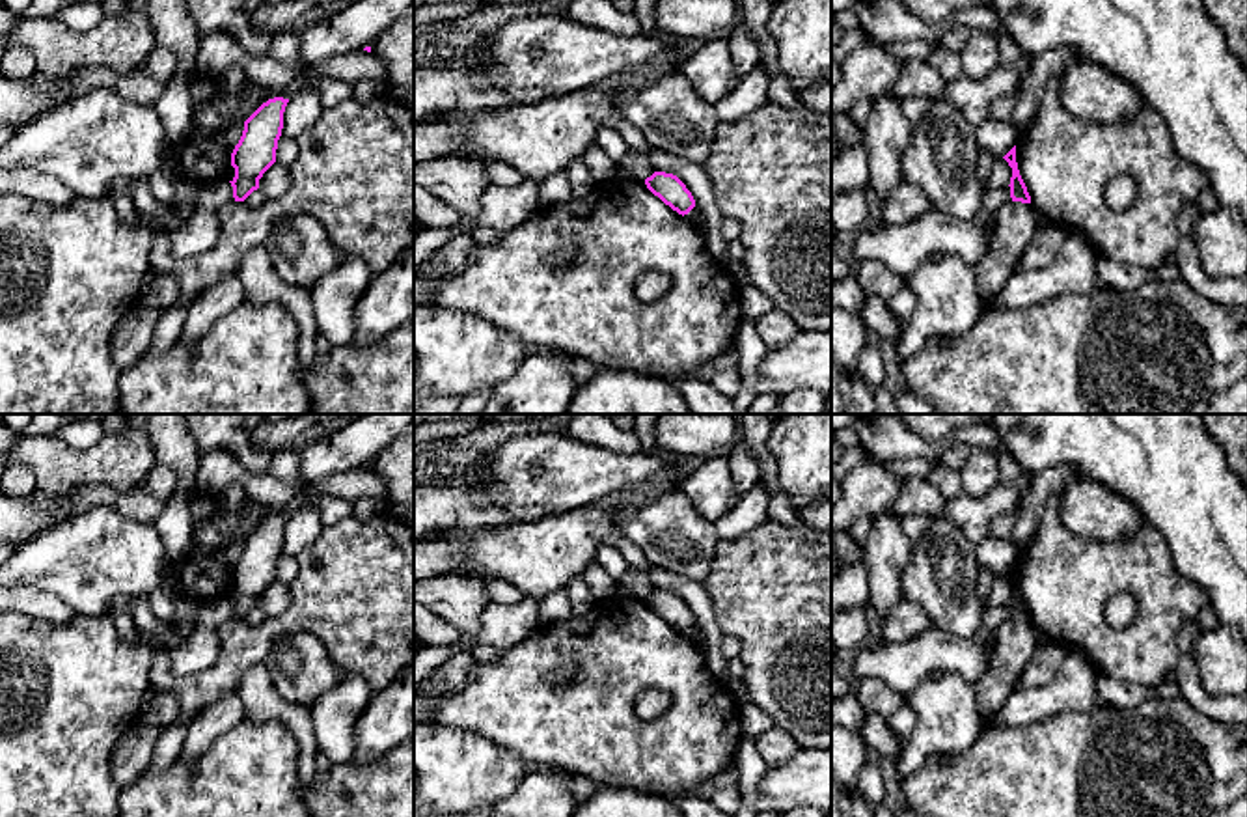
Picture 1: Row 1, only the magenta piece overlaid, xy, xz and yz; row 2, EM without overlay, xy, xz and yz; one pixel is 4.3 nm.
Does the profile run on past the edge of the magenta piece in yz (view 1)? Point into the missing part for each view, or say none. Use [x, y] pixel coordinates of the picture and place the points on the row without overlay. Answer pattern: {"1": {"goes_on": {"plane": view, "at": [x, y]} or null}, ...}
{"1": {"goes_on": null}}

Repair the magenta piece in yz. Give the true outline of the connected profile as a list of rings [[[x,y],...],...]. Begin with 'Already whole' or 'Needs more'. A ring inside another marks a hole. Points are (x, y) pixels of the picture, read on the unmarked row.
Already whole. [[[1016,563],[1003,576],[1012,586],[1012,595],[1010,595],[1010,602],[1008,602],[1012,619],[1031,621],[1031,614],[1029,614],[1027,604],[1018,588]]]

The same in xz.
Already whole. [[[654,589],[645,597],[647,606],[678,632],[688,632],[695,617],[686,602],[673,591]]]

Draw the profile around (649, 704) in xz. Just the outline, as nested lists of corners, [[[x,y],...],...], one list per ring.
[[[643,690],[637,694],[634,709],[641,720],[652,720],[671,703],[671,696],[662,690]]]

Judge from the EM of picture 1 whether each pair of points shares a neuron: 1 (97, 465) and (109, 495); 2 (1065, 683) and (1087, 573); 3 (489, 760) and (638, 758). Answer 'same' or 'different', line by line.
1: different
2: different
3: different

